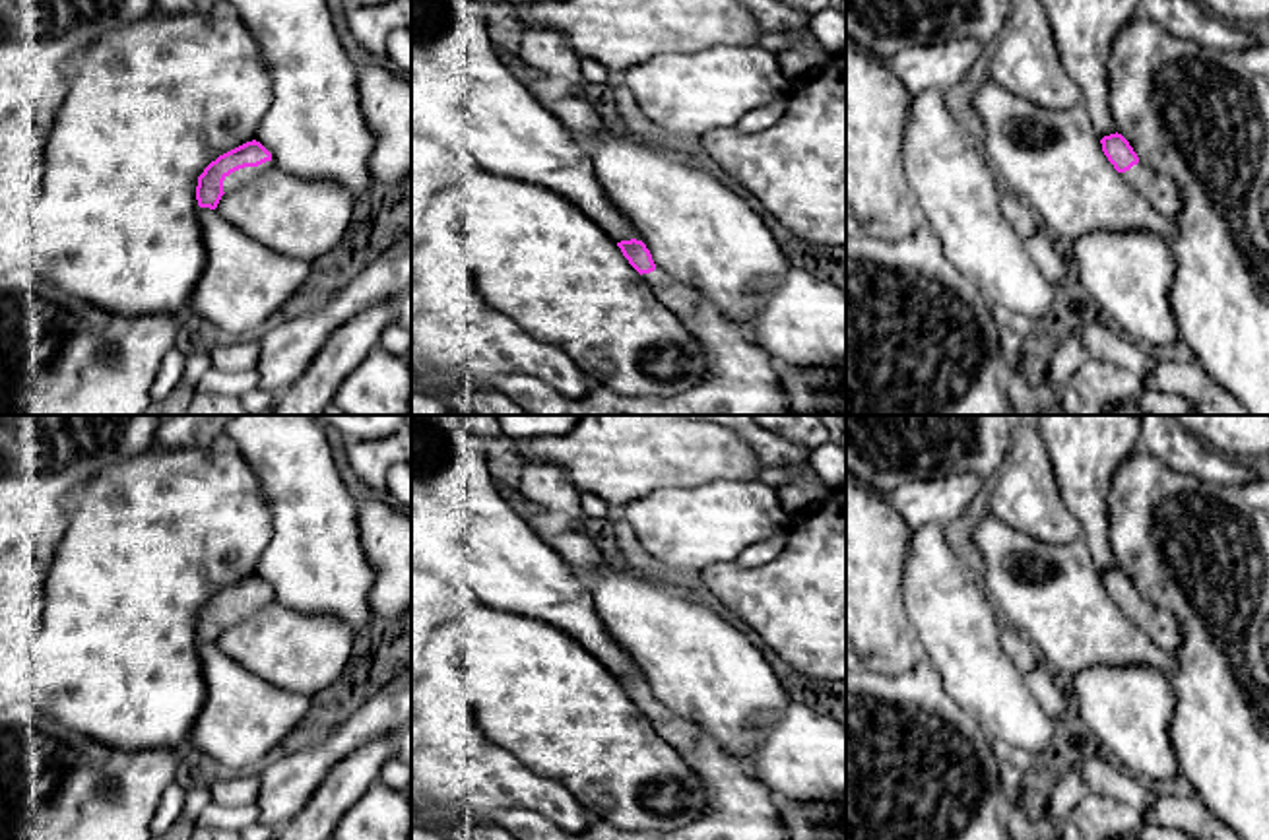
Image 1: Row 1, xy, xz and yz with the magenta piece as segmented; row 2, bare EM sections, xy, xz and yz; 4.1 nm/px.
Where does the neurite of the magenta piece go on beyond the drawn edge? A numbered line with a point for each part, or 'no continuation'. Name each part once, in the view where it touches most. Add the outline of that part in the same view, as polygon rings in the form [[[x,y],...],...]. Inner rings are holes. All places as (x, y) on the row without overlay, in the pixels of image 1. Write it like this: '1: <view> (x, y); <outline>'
1: xy (241, 612); [[[274,594],[272,596],[266,596],[258,601],[244,601],[244,603],[239,603],[235,607],[231,607],[229,611],[225,611],[223,615],[223,627],[229,629],[244,619],[250,619],[252,615],[256,615],[262,607],[274,603],[276,598]]]

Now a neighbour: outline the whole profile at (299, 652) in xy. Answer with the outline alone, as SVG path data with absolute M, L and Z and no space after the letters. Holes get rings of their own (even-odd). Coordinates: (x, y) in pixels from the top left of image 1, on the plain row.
M277 601L223 629L217 646L260 679L316 695L345 671L355 630L330 617L305 615Z

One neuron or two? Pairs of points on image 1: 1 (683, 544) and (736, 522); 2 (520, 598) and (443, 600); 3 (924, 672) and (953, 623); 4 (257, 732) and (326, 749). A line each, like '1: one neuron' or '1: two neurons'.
1: one neuron
2: two neurons
3: two neurons
4: two neurons

